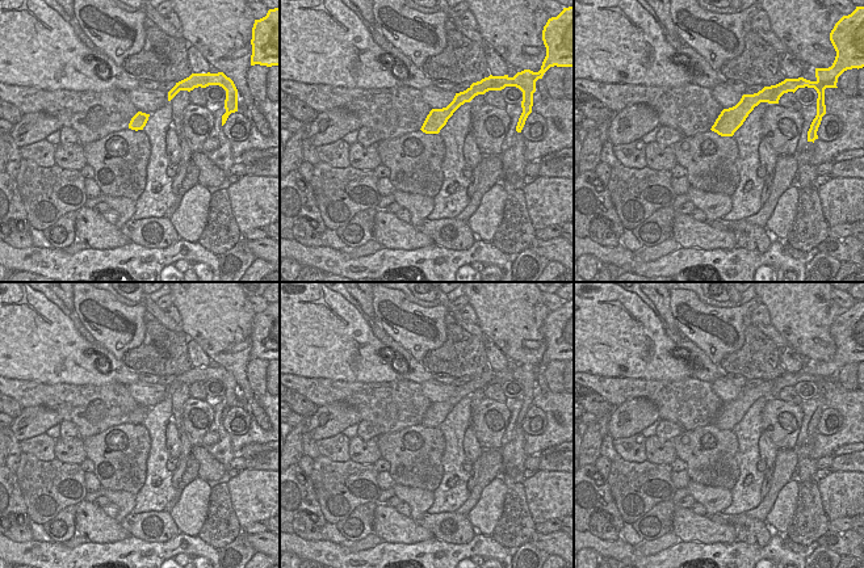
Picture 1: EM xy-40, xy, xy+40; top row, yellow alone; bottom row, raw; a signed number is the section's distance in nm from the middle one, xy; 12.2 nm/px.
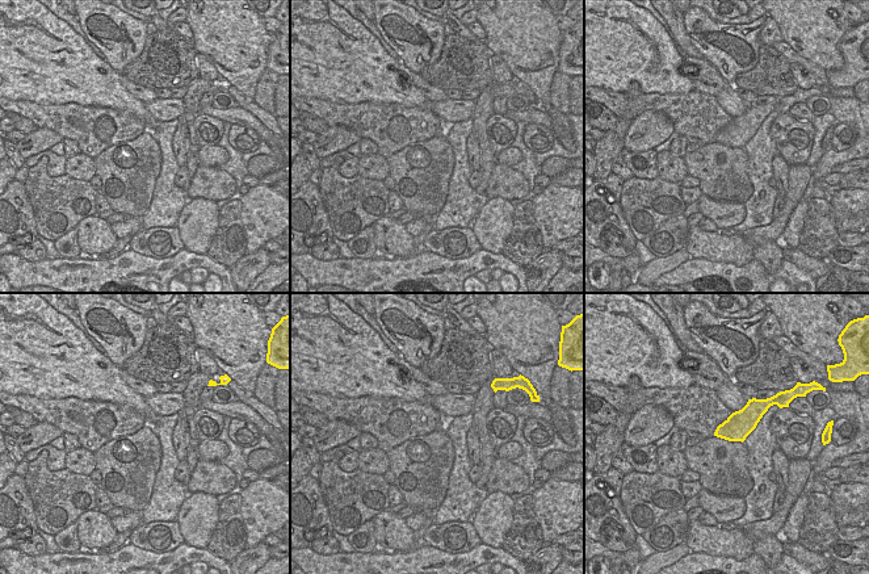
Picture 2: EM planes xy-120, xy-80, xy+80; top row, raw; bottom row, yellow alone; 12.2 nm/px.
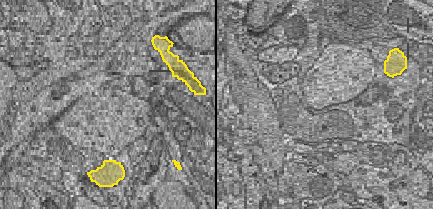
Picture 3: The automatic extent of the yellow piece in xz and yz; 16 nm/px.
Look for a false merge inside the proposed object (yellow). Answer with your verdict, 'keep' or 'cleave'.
cleave

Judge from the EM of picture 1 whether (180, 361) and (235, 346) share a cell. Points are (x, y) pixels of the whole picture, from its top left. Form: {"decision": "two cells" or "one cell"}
{"decision": "two cells"}

